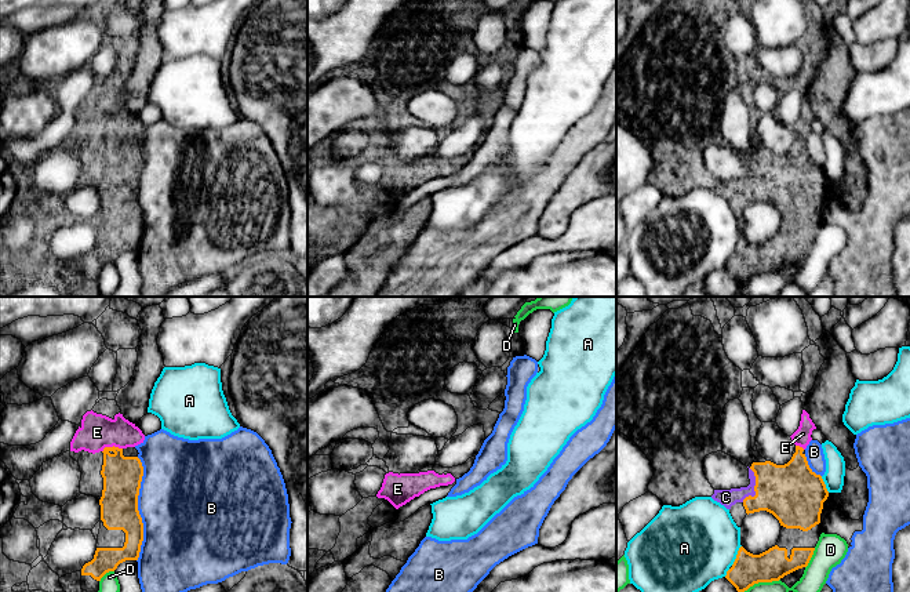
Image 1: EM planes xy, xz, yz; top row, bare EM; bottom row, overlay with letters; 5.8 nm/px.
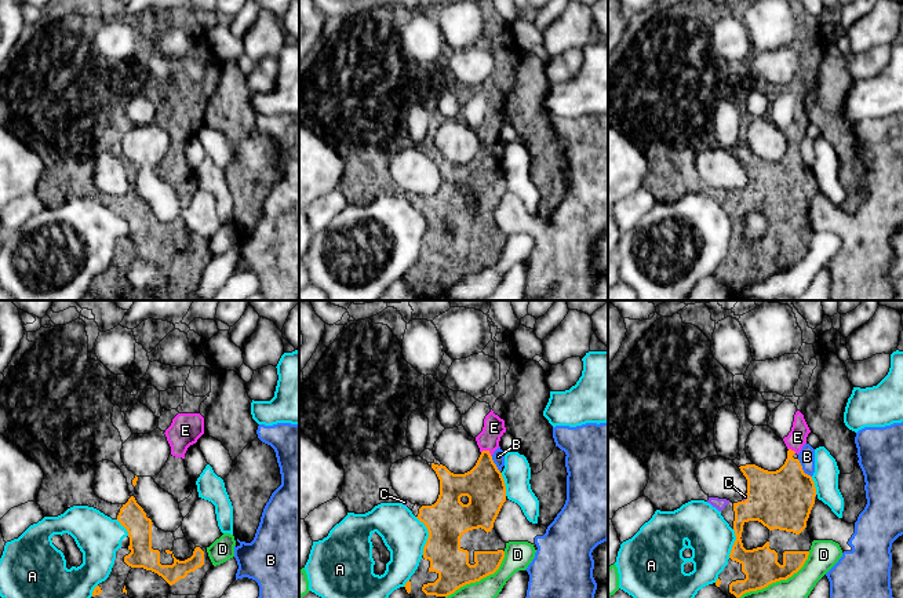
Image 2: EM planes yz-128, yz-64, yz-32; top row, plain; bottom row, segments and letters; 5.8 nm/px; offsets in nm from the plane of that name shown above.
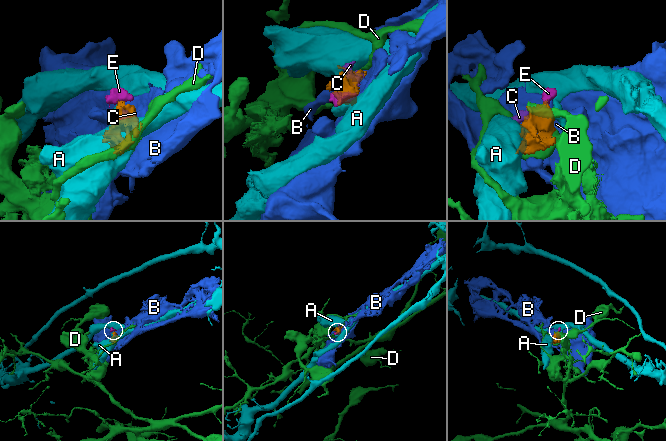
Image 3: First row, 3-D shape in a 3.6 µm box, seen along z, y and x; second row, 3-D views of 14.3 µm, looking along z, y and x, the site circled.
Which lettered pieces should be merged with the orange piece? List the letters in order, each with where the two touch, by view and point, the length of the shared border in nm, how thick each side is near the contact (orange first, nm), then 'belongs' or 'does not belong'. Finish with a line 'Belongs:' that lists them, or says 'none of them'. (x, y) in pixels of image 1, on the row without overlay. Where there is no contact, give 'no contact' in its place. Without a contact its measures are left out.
A: yz (736, 246) | 130 nm | 190/480 nm | does not belong
B: xy (137, 200) | 600 nm | 220/480 nm | does not belong
C: yz (754, 178) | 200 nm | 340/100 nm | belongs
D: yz (811, 247) | 130 nm | 190/180 nm | does not belong
E: xy (110, 138) | 120 nm | 220/200 nm | belongs
Belongs: C, E

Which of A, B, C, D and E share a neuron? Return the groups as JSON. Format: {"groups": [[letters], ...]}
{"groups": [["A"], ["B"], ["C", "E"], ["D"]]}

